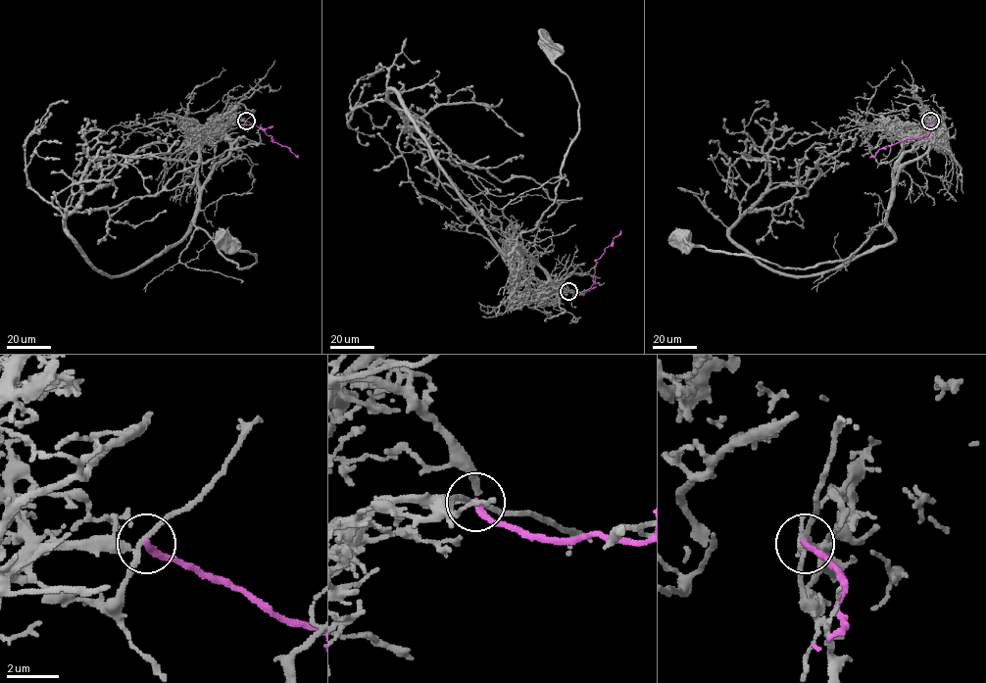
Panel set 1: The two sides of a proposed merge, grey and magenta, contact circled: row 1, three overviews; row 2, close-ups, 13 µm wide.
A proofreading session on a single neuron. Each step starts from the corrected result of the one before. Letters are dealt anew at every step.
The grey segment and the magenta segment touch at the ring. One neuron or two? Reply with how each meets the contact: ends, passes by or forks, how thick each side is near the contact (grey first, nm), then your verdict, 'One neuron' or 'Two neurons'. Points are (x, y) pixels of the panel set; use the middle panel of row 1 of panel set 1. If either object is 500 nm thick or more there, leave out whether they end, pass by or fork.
At the ring grey forks. At the ring magenta ends. Thickness 170 nm (grey) against 260 nm. Two neurons

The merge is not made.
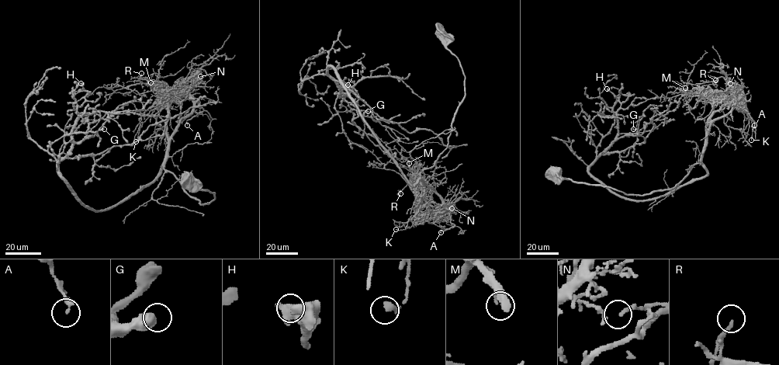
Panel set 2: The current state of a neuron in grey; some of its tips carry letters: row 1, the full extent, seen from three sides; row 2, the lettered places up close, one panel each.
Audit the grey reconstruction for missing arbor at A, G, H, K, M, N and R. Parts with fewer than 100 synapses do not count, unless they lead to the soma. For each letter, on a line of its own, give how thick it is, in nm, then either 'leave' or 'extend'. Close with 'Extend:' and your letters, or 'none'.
A: 240 nm | leave
G: 550 nm | leave
H: 480 nm | leave
K: 280 nm | leave
M: 100 nm | leave
N: 170 nm | leave
R: 160 nm | leave
Extend: none

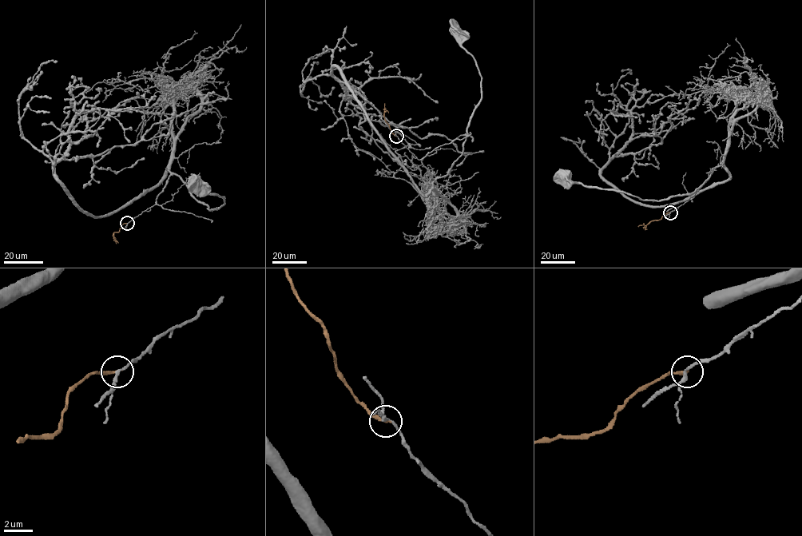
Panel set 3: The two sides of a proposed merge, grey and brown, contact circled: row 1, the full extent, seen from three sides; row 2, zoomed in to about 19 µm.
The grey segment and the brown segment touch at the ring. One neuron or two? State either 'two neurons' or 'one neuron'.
one neuron

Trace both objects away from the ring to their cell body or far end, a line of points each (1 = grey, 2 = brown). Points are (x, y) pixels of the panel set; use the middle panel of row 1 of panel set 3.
1: (396, 136), (433, 179), (444, 176), (461, 155), (470, 118), (481, 97), (481, 76), (456, 31)
2: (396, 136), (384, 118), (384, 103)

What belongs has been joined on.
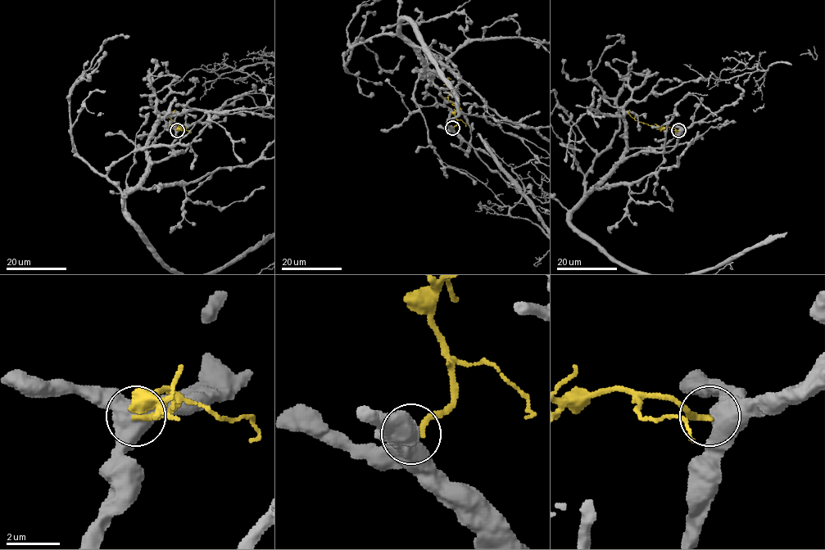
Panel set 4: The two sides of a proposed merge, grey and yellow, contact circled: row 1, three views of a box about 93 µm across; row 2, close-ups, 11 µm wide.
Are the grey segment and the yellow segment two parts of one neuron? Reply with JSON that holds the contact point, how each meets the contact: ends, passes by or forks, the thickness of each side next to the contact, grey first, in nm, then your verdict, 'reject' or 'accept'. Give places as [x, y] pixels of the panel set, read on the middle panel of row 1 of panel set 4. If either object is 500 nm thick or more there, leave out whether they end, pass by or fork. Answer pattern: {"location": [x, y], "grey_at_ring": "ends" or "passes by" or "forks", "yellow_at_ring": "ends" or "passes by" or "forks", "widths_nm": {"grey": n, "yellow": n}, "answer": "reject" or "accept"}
{"location": [452, 128], "widths_nm": {"grey": 600, "yellow": 200}, "answer": "reject"}

